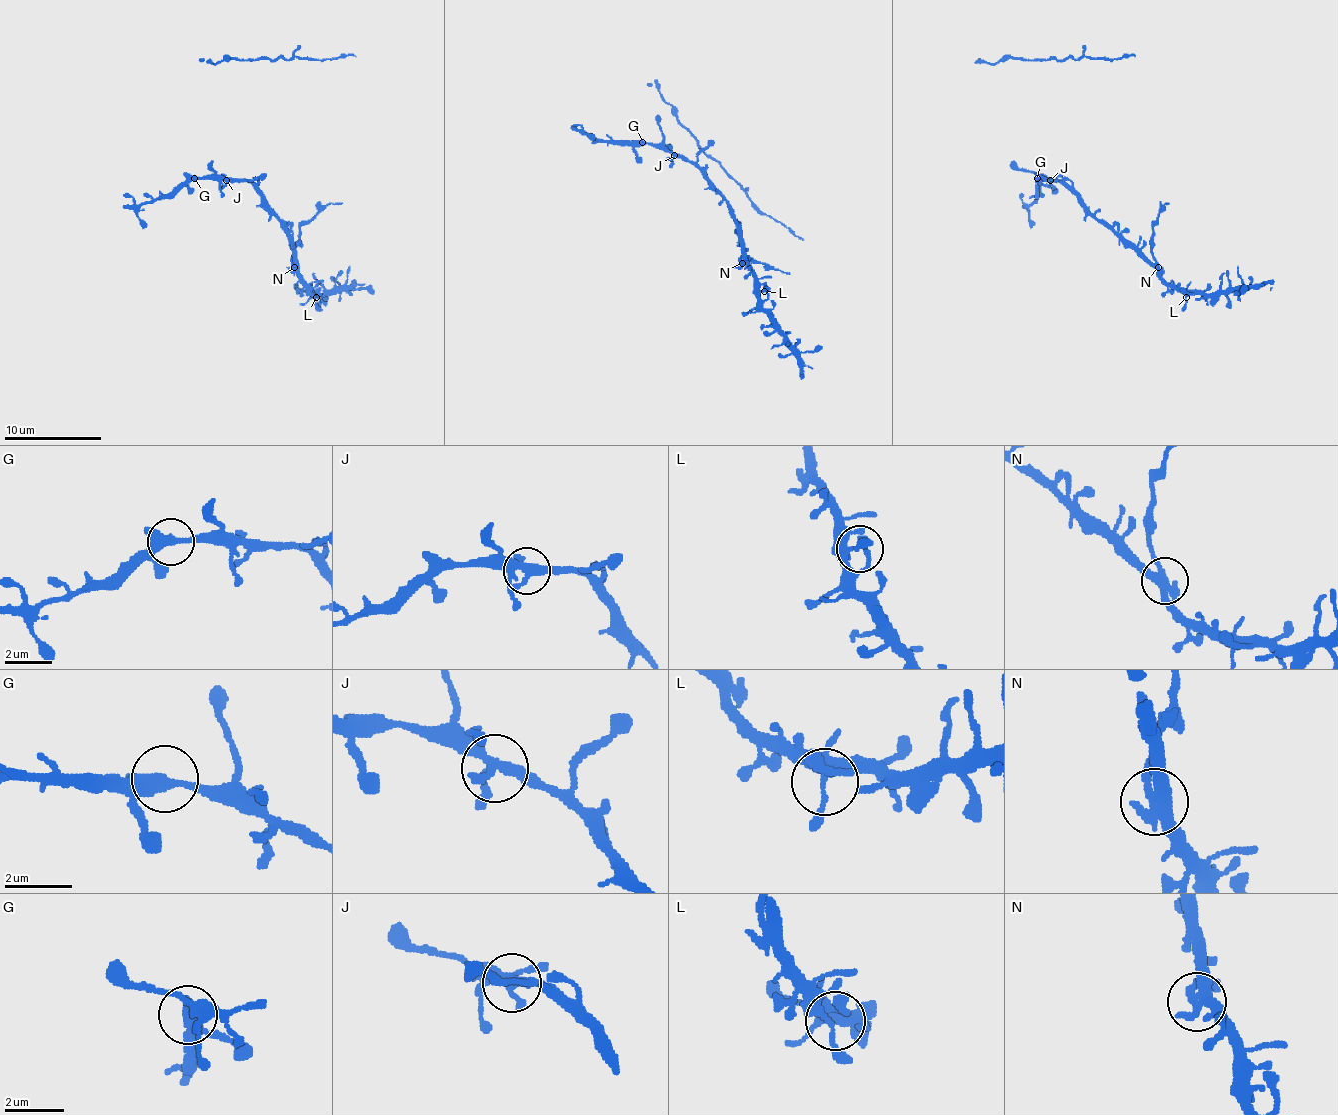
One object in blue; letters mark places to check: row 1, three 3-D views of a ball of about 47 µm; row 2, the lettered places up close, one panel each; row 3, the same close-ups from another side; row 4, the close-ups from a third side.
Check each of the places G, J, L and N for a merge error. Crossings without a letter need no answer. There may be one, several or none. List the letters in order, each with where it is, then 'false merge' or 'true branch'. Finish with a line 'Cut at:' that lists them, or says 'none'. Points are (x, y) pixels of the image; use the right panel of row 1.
G: (1037, 178) | true branch
J: (1050, 180) | true branch
L: (1186, 297) | true branch
N: (1158, 267) | false merge
Cut at: N

